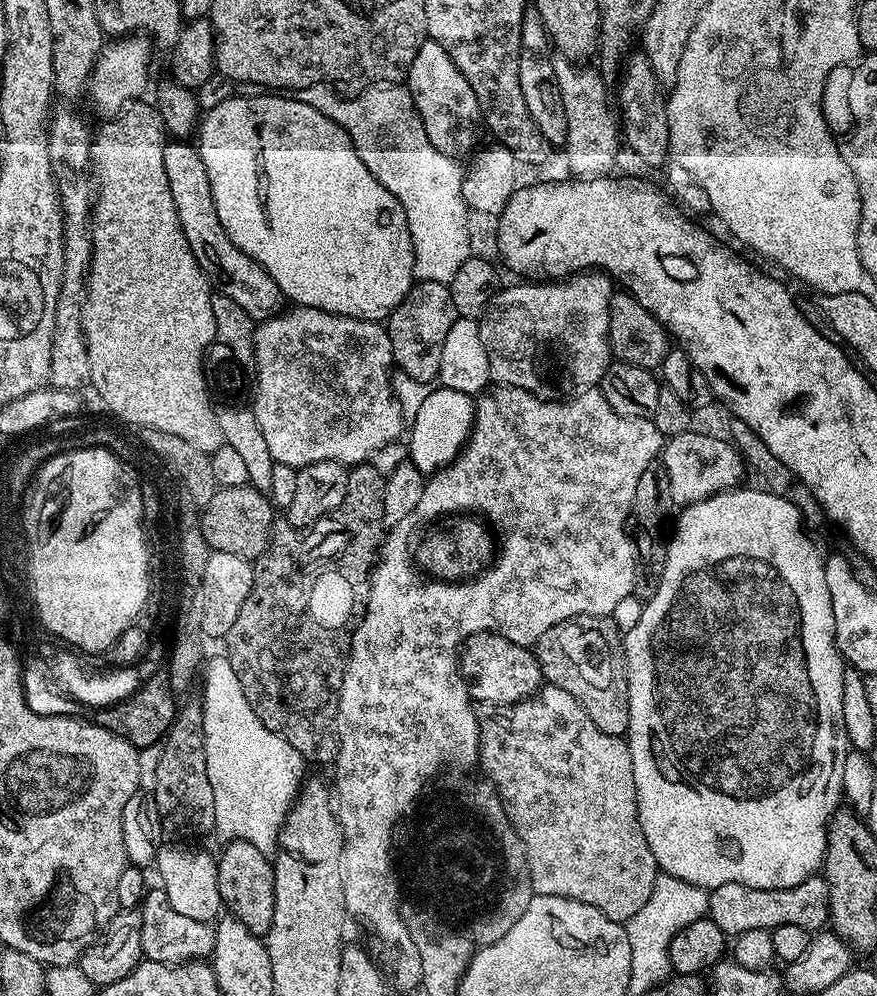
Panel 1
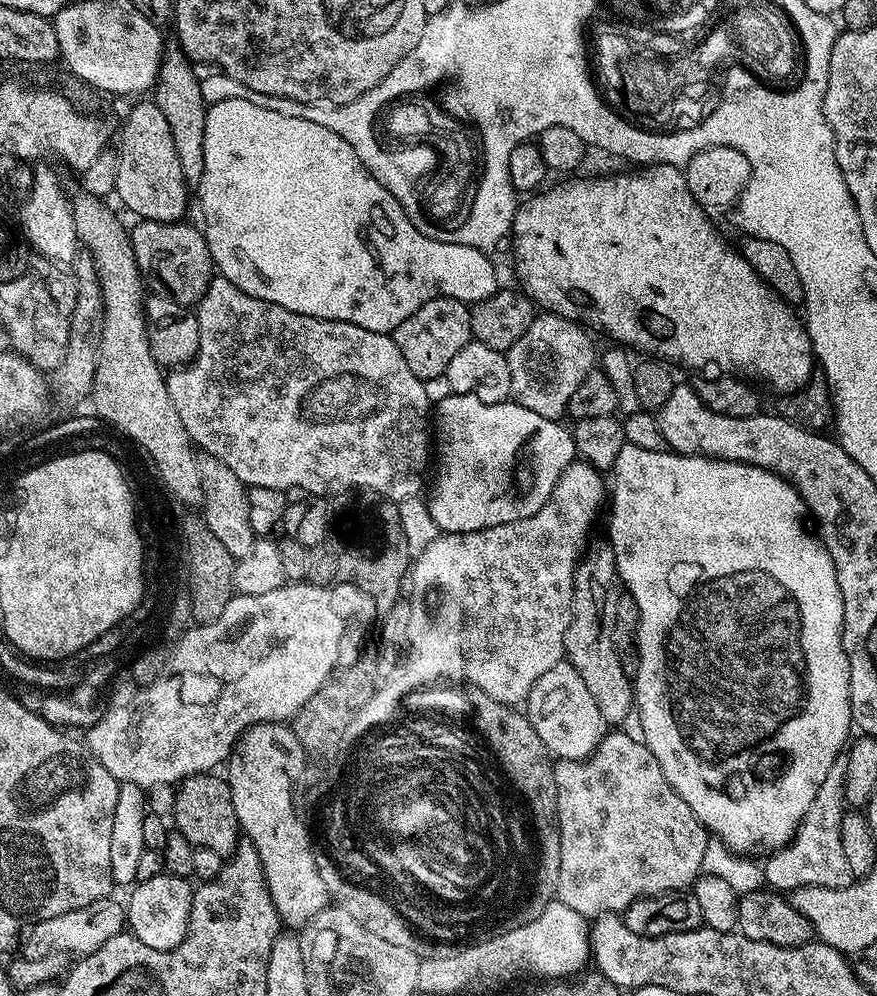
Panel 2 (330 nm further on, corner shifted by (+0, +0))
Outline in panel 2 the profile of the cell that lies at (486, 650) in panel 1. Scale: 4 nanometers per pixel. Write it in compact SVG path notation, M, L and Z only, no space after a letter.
M567 662L546 670L546 674L542 674L542 678L530 686L526 715L530 726L534 726L538 738L542 738L556 760L587 760L604 741L610 728L602 718L602 710L598 710L590 690L586 690L586 682L582 682L578 670L574 670L574 666Z

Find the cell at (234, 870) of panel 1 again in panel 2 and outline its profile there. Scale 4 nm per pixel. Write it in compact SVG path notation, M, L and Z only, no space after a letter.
M220 774L187 776L175 789L176 801L172 816L176 819L175 831L182 833L197 848L214 850L222 857L229 857L241 843L240 823L234 814L234 802L227 779Z

